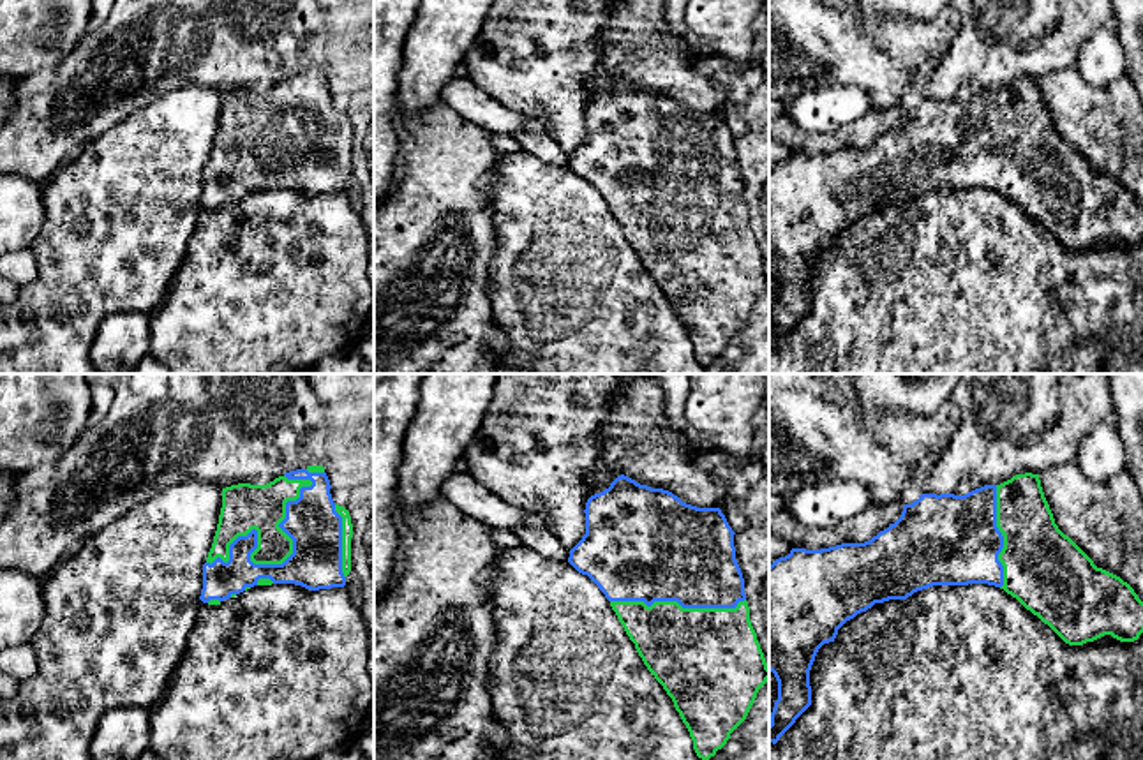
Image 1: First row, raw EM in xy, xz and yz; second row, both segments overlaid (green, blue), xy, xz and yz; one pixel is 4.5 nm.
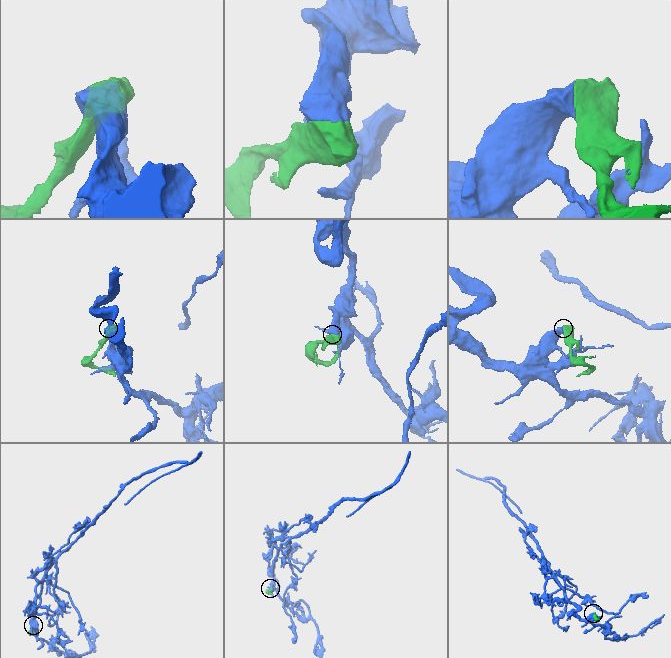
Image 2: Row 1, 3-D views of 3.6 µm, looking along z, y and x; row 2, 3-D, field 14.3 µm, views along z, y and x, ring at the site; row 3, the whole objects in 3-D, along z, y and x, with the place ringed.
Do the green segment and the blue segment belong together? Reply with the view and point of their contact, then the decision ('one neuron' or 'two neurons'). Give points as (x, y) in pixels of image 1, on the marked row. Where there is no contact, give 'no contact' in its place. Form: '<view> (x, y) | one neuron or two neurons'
xy (267, 563) | one neuron

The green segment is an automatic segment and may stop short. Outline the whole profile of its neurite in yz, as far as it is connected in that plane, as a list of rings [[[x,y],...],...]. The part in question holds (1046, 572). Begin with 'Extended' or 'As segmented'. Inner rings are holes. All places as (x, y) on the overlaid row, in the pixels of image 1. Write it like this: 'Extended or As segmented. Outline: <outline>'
Extended. Outline: [[[1016,474],[1000,485],[984,485],[965,495],[921,494],[901,517],[864,543],[841,543],[820,550],[792,548],[769,566],[769,670],[778,681],[769,742],[780,737],[811,705],[810,670],[818,649],[834,642],[838,630],[875,603],[907,600],[933,585],[988,584],[1004,589],[1048,624],[1065,644],[1083,645],[1104,635],[1134,642],[1143,633],[1143,601],[1120,577],[1094,561],[1055,524],[1039,474]]]

